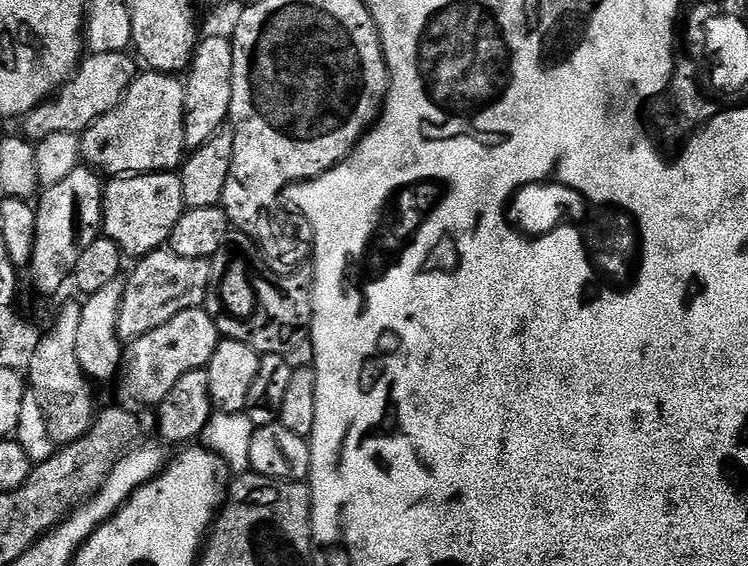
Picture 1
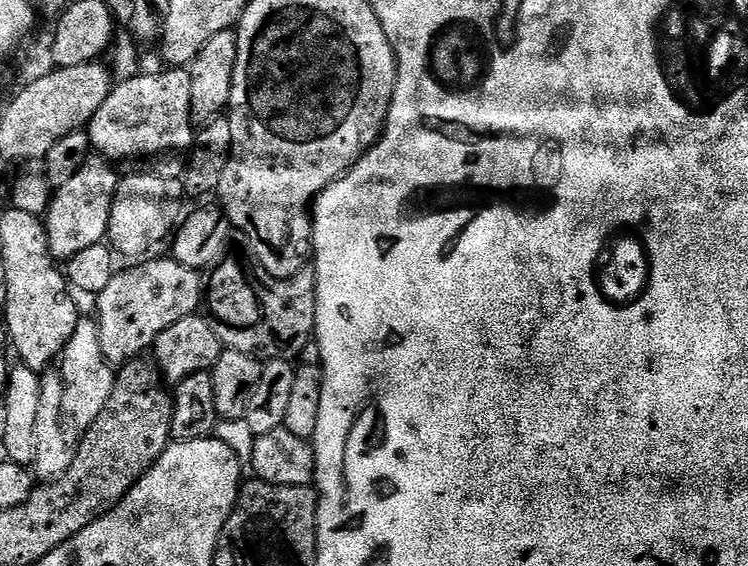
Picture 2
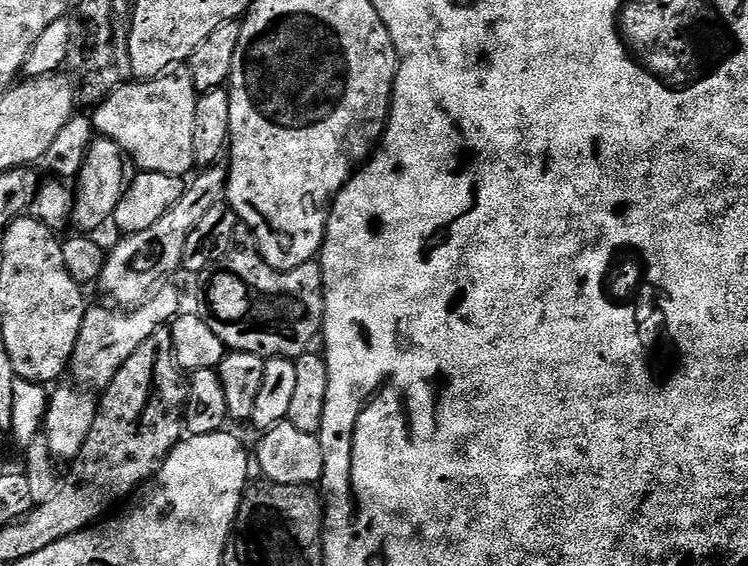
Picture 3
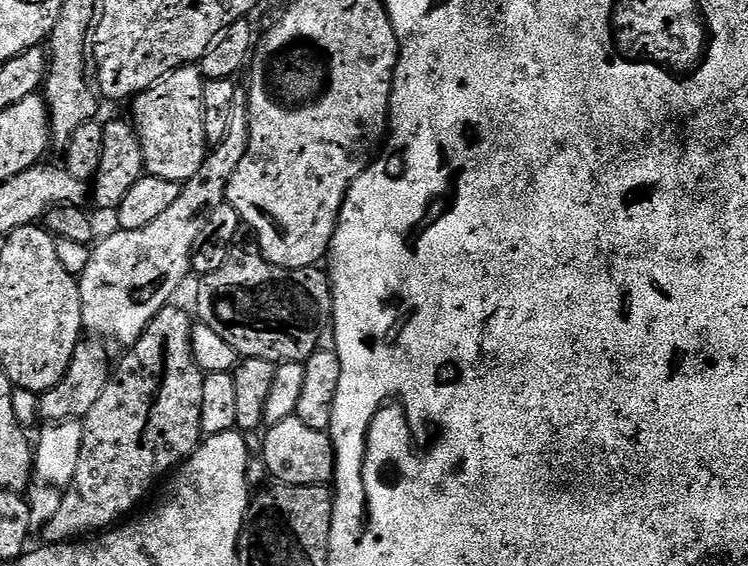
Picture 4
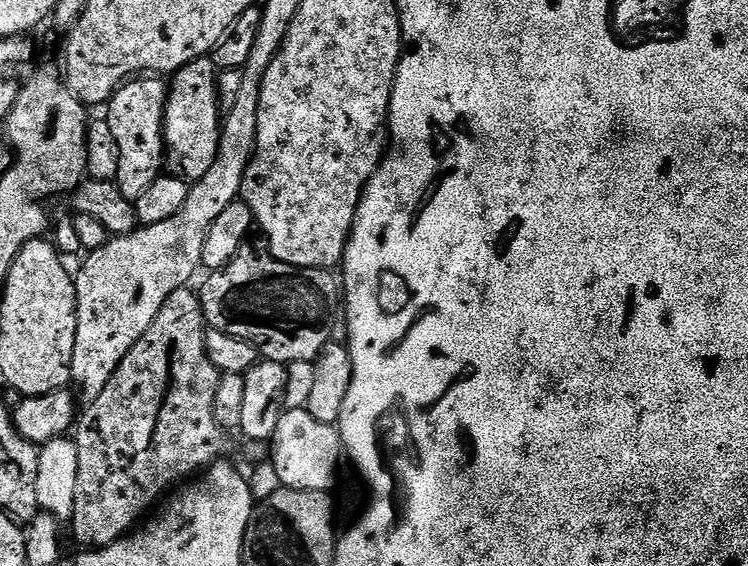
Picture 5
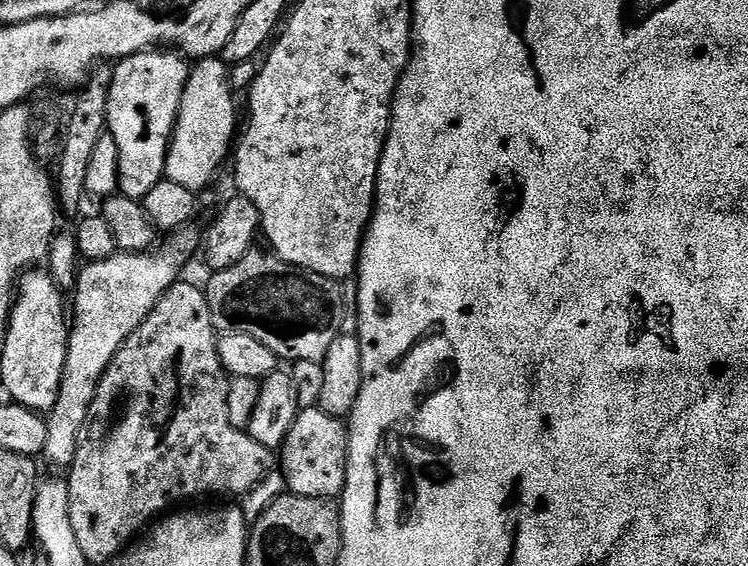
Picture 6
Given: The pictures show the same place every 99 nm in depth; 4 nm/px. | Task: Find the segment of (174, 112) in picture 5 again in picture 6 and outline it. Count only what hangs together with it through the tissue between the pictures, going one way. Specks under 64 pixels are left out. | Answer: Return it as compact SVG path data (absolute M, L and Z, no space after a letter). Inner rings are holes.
M200 58L191 65L188 81L181 90L172 141L168 144L164 174L170 182L178 182L178 186L186 186L191 192L203 193L203 188L223 166L224 159L227 156L229 159L238 132L231 86L230 68L223 59Z

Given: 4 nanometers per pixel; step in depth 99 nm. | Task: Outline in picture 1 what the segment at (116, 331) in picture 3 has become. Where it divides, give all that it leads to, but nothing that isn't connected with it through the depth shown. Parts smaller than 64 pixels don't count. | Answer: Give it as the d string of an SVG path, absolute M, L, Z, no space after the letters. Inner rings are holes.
M161 250L139 257L135 264L136 269L129 276L127 273L124 280L122 306L118 310L116 329L121 341L131 342L150 334L150 330L158 330L158 326L166 326L166 322L178 318L182 310L201 307L208 296L211 260L182 258L171 250Z

